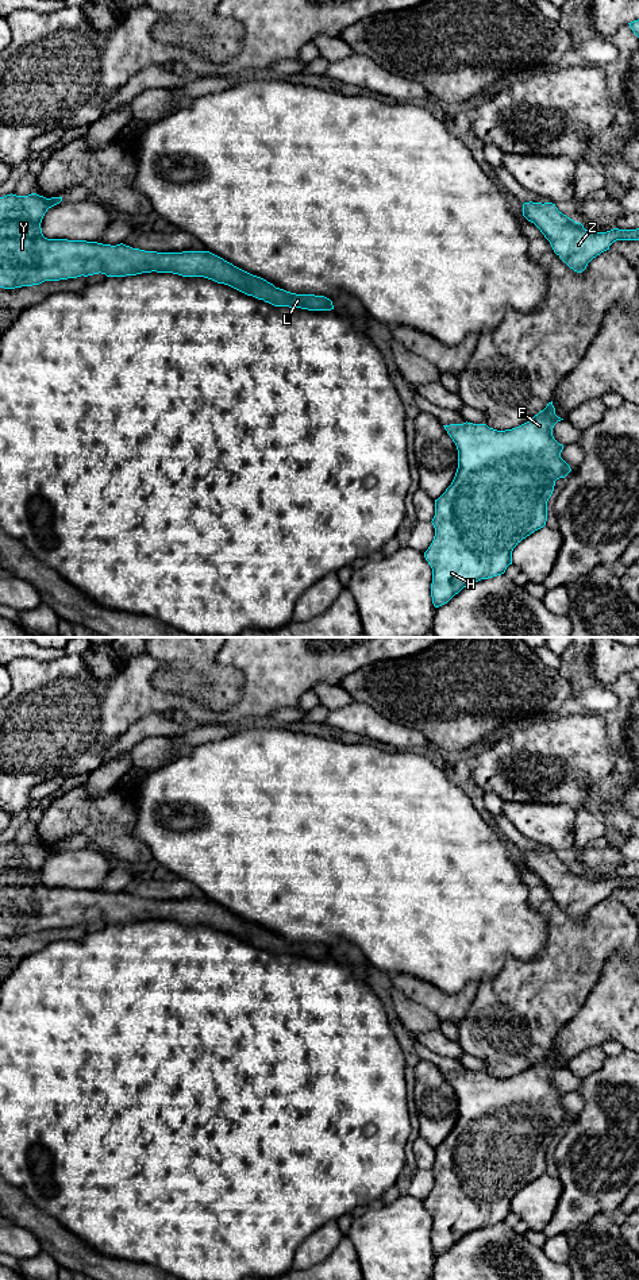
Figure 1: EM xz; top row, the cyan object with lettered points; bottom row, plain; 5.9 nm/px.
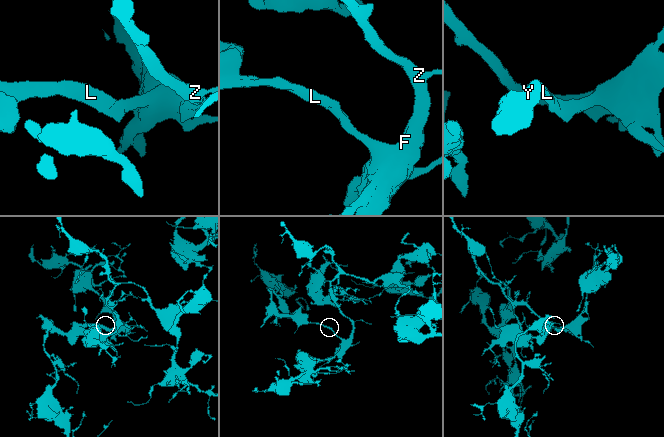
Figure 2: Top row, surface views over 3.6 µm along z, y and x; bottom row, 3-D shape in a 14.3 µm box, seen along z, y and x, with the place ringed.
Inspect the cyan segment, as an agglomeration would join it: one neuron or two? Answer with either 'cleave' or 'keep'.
keep

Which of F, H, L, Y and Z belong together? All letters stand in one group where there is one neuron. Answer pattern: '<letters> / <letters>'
F H L Y Z

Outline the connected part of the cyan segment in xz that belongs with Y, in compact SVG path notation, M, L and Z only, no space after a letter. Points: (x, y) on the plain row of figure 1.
M11 841L0 845L0 936L15 937L99 921L107 925L126 925L157 919L182 925L204 925L274 955L308 959L334 957L332 949L324 944L296 942L276 936L266 928L253 924L209 899L157 901L132 897L123 891L111 894L86 888L47 887L42 882L42 867L49 856L61 849L62 845L46 847L36 841L28 844Z

